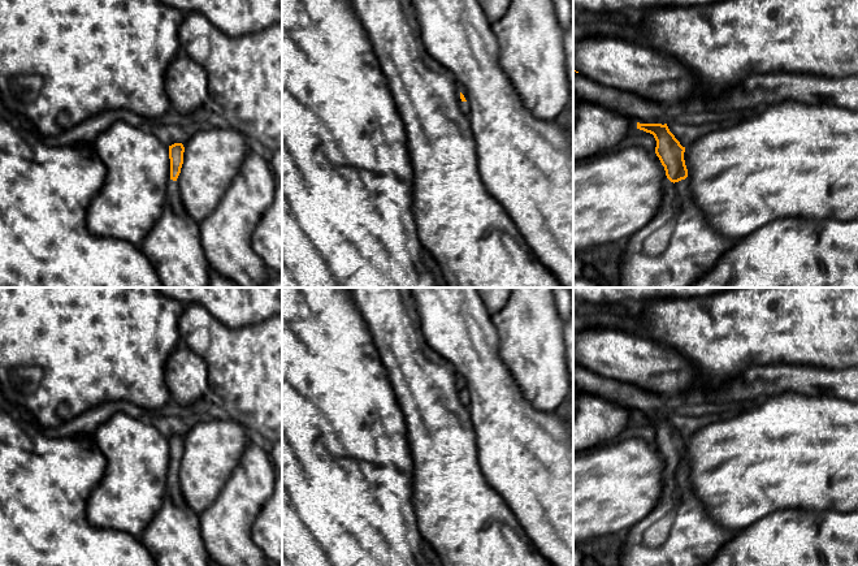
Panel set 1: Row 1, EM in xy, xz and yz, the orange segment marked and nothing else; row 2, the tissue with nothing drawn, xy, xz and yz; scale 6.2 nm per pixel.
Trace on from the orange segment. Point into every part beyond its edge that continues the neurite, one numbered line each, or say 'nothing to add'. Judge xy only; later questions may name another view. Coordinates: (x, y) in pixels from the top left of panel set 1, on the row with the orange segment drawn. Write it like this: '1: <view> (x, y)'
1: xy (173, 246)

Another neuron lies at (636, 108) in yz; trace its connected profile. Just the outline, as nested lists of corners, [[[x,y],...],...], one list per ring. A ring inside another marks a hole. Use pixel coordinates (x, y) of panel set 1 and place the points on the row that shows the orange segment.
[[[573,72],[573,92],[580,99],[618,111],[630,121],[640,124],[664,125],[671,118],[671,112],[658,103],[645,100],[632,92],[599,85],[576,72]]]

